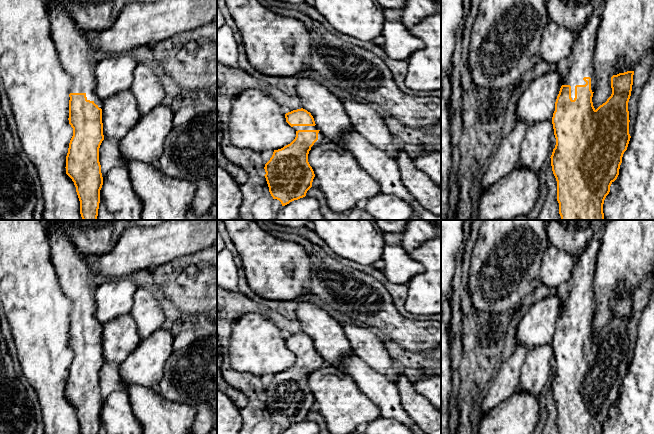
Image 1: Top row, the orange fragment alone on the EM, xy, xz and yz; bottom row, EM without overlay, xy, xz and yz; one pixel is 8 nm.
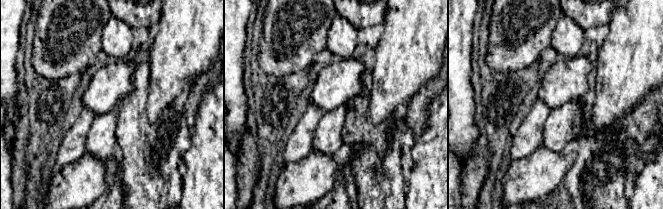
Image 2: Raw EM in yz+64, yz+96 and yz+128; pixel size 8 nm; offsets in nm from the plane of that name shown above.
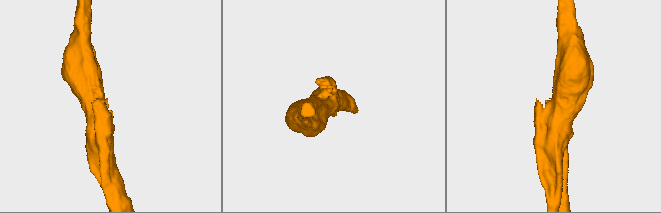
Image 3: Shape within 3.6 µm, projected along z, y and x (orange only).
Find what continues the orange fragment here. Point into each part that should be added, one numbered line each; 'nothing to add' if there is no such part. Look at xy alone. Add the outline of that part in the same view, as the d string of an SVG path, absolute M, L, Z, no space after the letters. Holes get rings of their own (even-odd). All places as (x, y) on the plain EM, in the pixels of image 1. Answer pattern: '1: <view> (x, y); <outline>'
1: xy (74, 277); M44 220L47 224L47 235L51 245L51 261L54 265L59 284L63 293L72 302L70 317L85 317L87 324L93 325L102 333L103 325L100 324L95 315L95 288L91 286L93 275L87 268L86 257L82 255L70 242L70 238L59 231L52 220Z

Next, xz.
1: xz (296, 352); M316 349L315 350L293 350L293 353L295 355L298 355L298 354L319 354Z

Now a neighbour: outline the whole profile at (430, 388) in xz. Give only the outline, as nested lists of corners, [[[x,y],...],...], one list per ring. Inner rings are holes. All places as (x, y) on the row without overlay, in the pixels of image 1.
[[[441,375],[419,379],[415,389],[441,411]]]

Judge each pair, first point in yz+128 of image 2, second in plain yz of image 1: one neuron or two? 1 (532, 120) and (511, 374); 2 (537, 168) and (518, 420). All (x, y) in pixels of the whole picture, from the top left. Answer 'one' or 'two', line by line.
1: one
2: one

